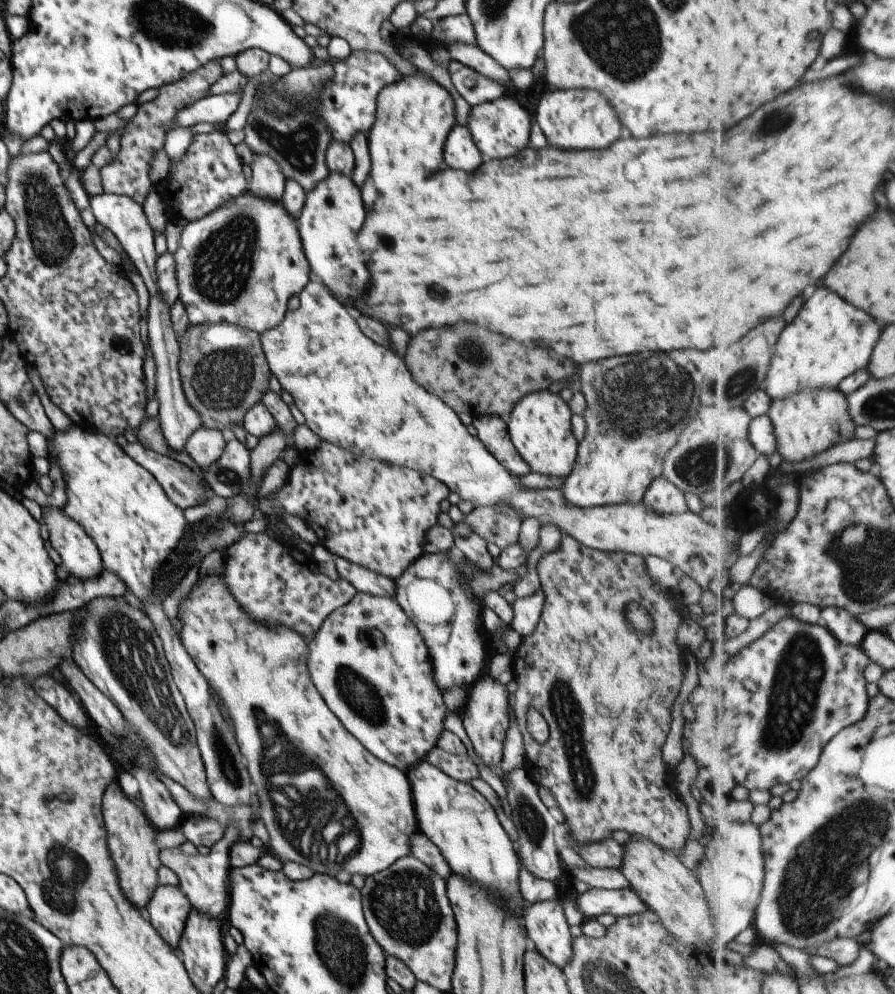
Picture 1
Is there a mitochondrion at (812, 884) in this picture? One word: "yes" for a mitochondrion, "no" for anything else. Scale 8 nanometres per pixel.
yes

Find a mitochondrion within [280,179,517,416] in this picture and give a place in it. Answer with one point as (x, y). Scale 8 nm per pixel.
(468, 350)

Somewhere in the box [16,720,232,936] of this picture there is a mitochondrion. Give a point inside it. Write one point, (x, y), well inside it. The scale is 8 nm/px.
(68, 872)

